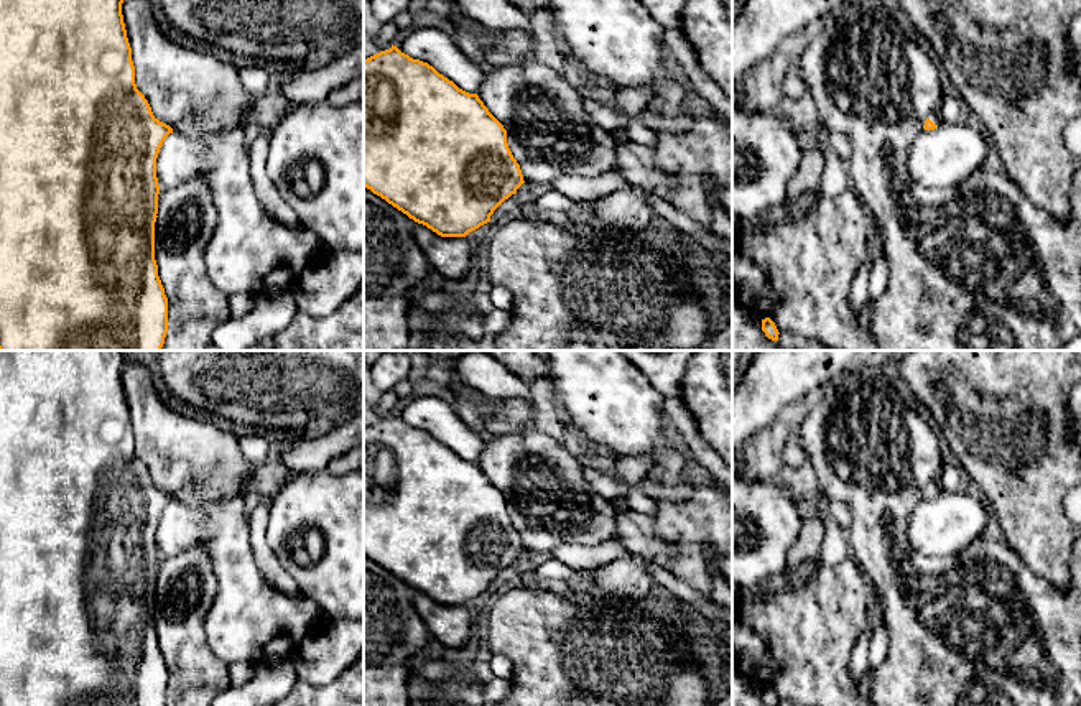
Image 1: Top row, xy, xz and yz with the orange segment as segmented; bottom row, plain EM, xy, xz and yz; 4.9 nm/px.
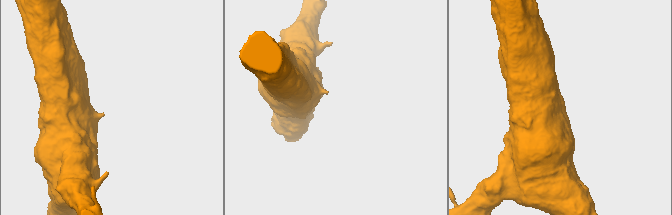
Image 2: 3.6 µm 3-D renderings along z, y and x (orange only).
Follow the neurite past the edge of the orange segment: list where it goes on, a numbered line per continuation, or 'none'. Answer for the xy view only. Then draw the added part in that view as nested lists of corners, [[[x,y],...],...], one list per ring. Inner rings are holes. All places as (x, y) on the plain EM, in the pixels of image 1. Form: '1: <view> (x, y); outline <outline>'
none

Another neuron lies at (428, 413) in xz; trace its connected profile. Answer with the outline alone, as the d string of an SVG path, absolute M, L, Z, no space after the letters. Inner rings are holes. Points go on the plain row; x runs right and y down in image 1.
M418 397L397 415L413 428L433 434L439 443L452 449L459 458L477 462L485 441L469 428L457 411L436 397Z

